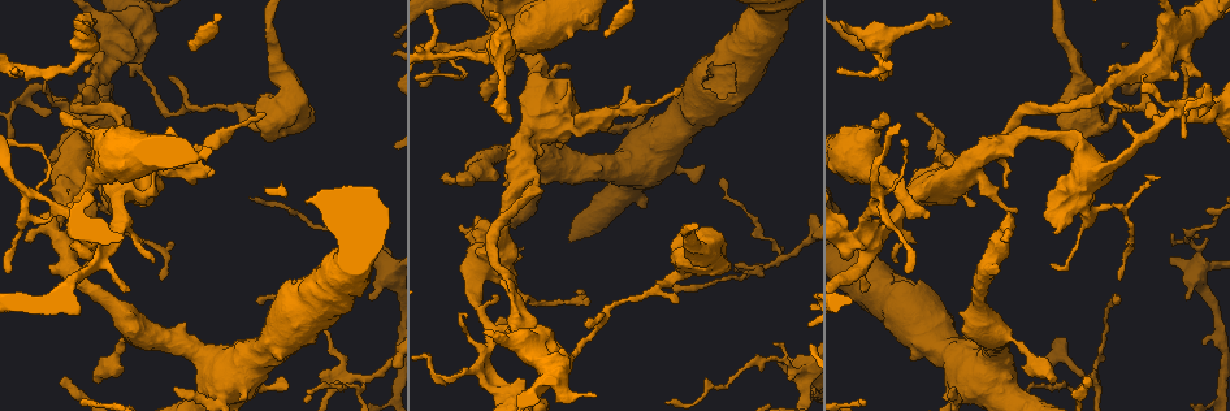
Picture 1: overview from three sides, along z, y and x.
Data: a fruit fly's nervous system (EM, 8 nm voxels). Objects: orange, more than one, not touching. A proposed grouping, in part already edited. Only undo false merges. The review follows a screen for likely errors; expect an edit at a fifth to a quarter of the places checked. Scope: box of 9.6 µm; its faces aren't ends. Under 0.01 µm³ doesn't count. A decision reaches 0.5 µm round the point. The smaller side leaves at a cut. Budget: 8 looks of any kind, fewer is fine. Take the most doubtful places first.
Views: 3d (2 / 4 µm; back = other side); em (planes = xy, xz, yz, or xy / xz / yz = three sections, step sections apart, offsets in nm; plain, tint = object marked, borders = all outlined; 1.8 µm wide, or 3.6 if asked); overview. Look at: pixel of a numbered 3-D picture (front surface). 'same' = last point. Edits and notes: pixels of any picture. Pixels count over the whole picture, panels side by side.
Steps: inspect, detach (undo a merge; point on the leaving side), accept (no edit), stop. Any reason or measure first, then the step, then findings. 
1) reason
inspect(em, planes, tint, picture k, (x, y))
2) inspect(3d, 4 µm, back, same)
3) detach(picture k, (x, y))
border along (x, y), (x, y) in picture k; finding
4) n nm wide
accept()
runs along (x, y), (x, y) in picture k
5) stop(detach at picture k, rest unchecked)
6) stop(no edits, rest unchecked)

small branch off a trunk
inspect(em, planes, borders, picture 1, (1003, 144))

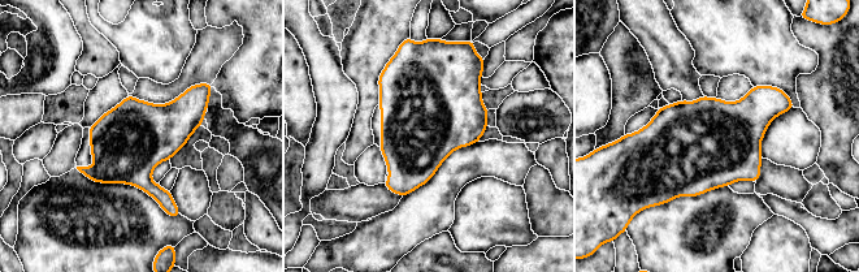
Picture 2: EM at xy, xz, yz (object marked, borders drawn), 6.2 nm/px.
accept()
continuous, no second neuron

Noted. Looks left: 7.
inspect(em, xy, step 4, tint, picture 1, (139, 70))

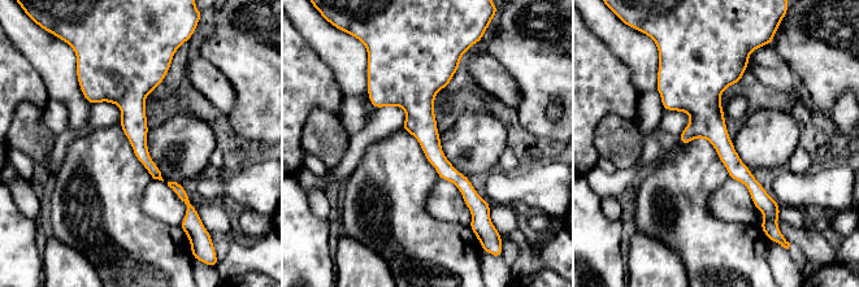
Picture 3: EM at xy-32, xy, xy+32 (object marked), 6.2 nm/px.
another direction
inspect(em, planes, borders, same)

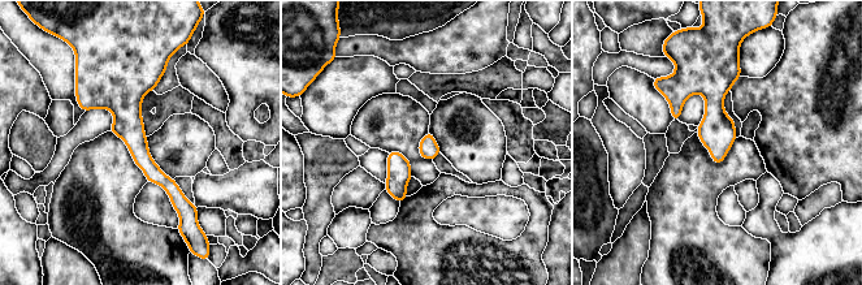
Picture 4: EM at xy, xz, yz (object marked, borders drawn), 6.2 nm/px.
accept()
runs along (129, 68), (129, 126), (180, 210) in picture 4; continuous, no second neuron

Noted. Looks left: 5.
inspect(em, 3.6 µm, xz, step 8, tint, picture 1, (735, 99))

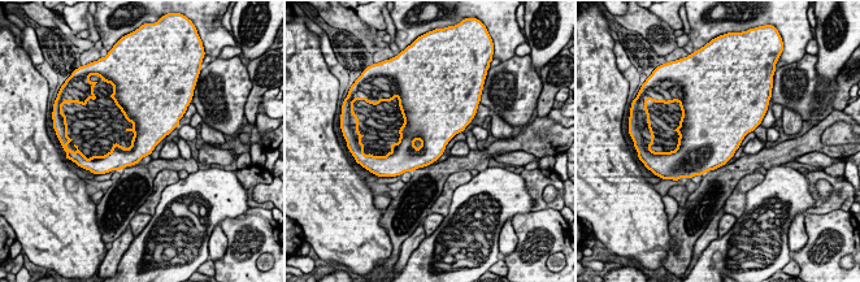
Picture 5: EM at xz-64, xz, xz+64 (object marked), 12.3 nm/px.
another direction
inspect(em, 3.6 µm, planes, tint, same)

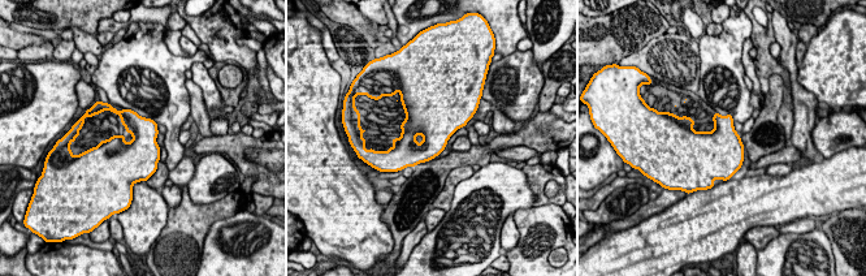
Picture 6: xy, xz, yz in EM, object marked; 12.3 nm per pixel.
accept()
one neuron here

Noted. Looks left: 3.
stop(no edits, rest unchecked)

